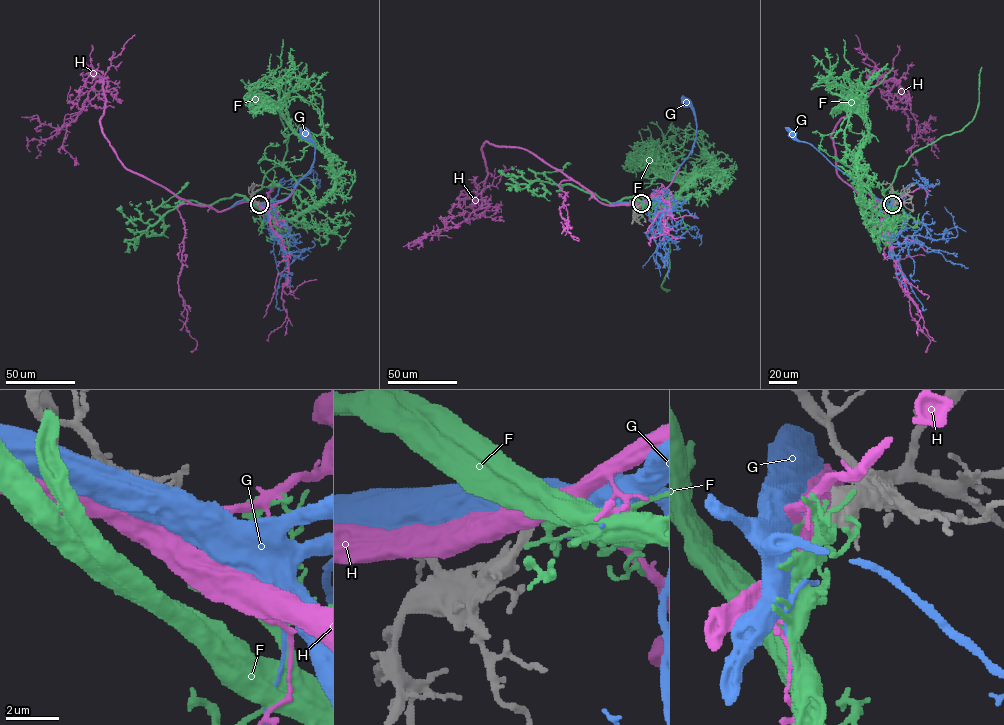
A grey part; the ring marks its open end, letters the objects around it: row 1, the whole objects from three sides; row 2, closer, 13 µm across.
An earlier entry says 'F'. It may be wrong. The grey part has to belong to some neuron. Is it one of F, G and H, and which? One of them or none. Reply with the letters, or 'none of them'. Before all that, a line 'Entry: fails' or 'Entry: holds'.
Entry: holds
F

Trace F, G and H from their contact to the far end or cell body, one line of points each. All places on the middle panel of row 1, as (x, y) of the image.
F: (641, 203), (665, 204), (699, 175), (715, 169), (678, 178), (663, 175), (659, 148), (672, 135), (676, 138)
G: (640, 203), (666, 189), (691, 150), (696, 123), (693, 111), (686, 103)
H: (641, 203), (600, 203), (526, 150), (486, 142), (481, 206), (455, 226), (412, 241), (412, 249)

